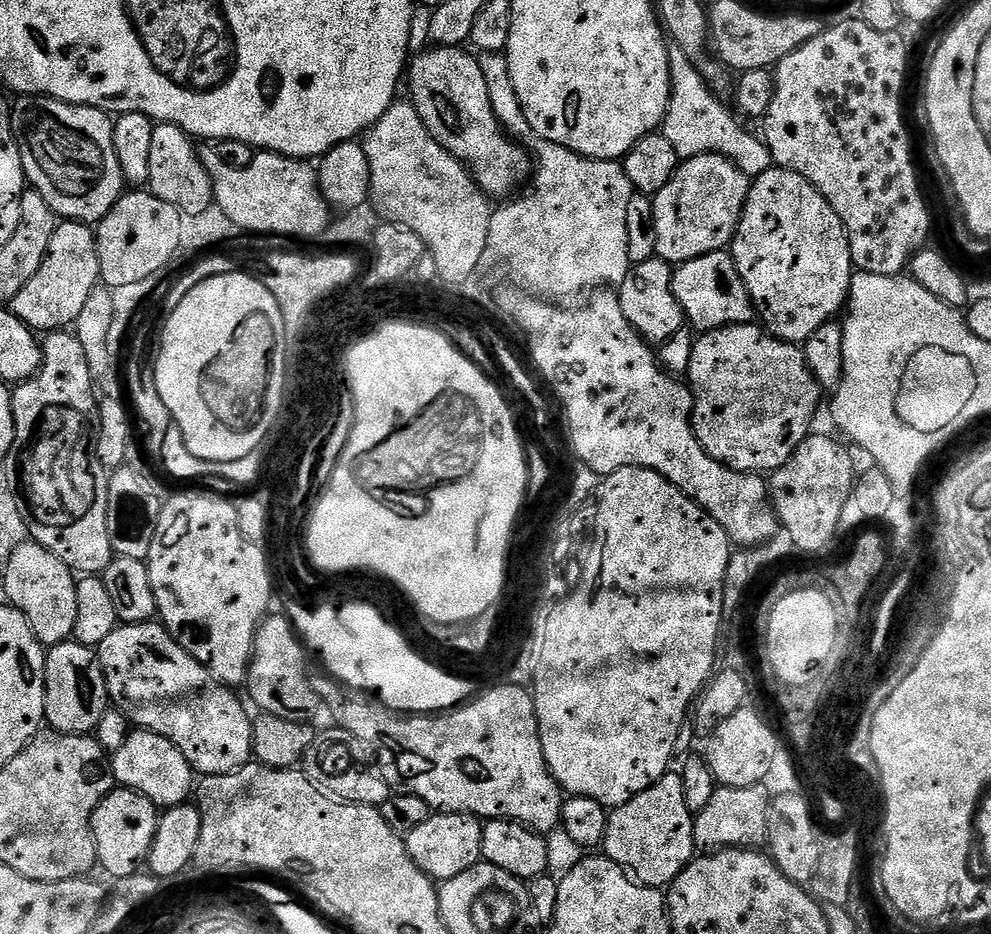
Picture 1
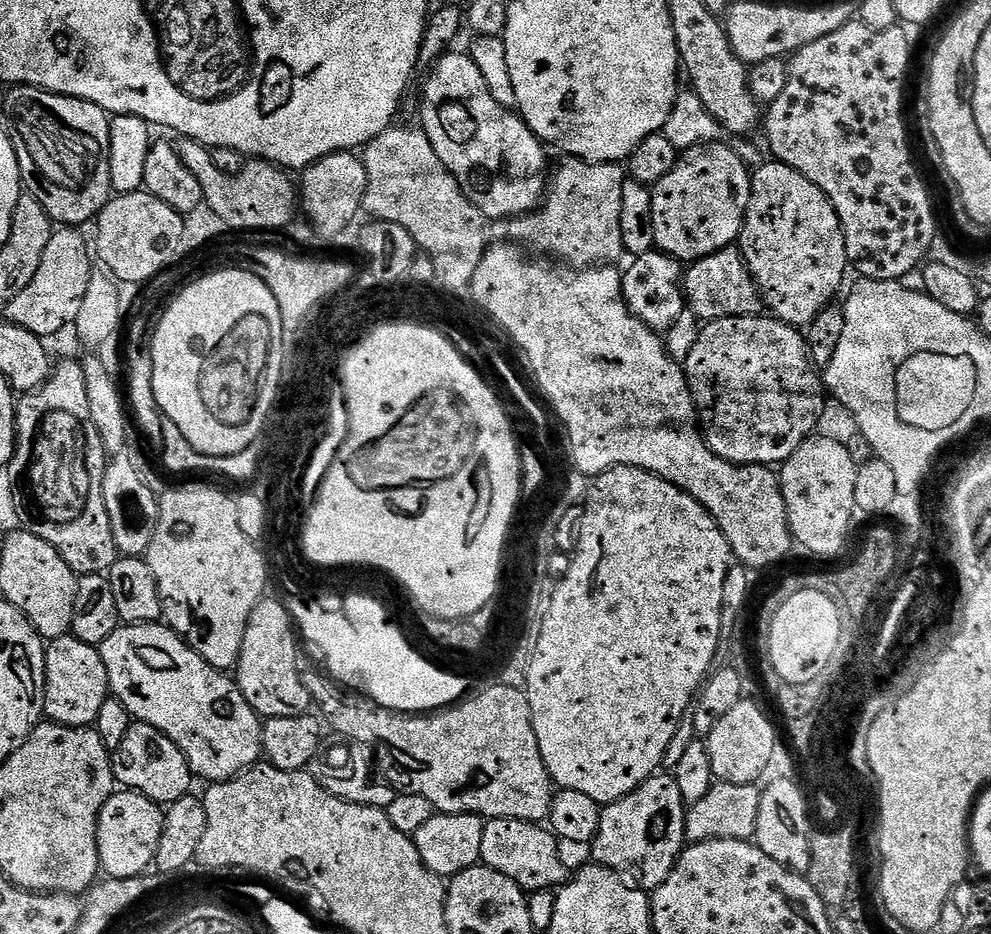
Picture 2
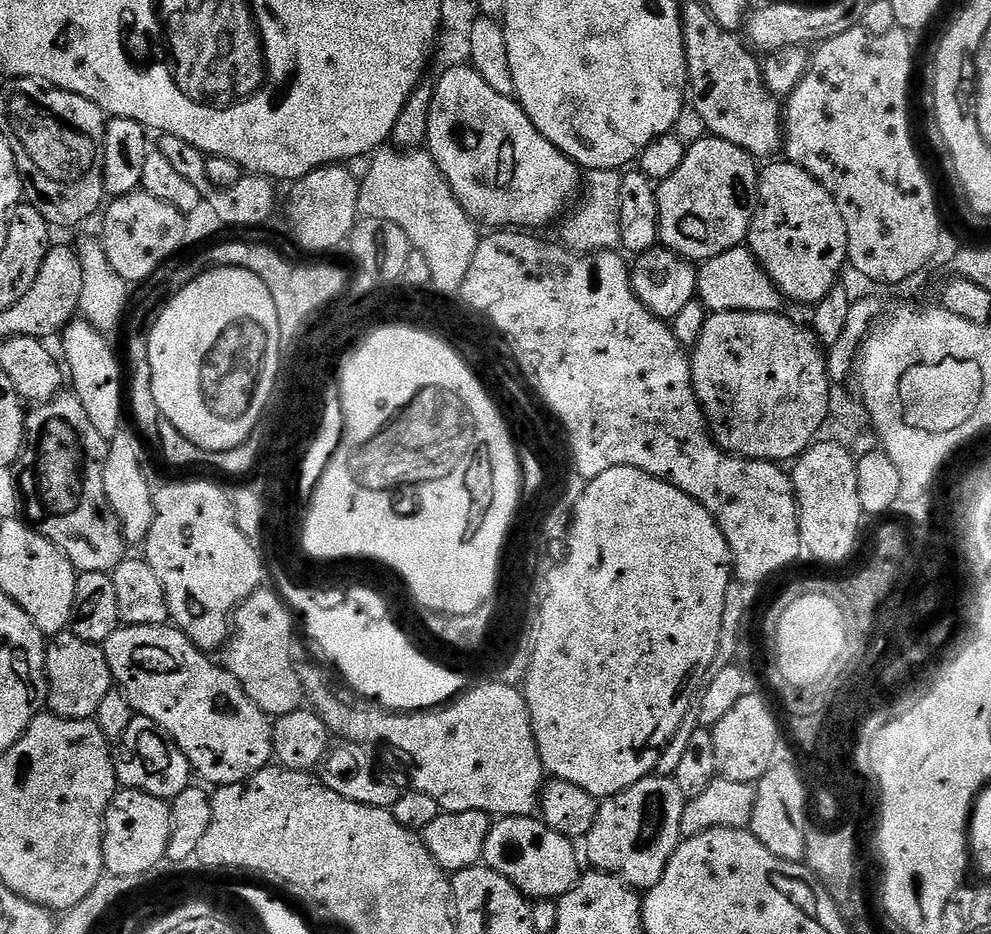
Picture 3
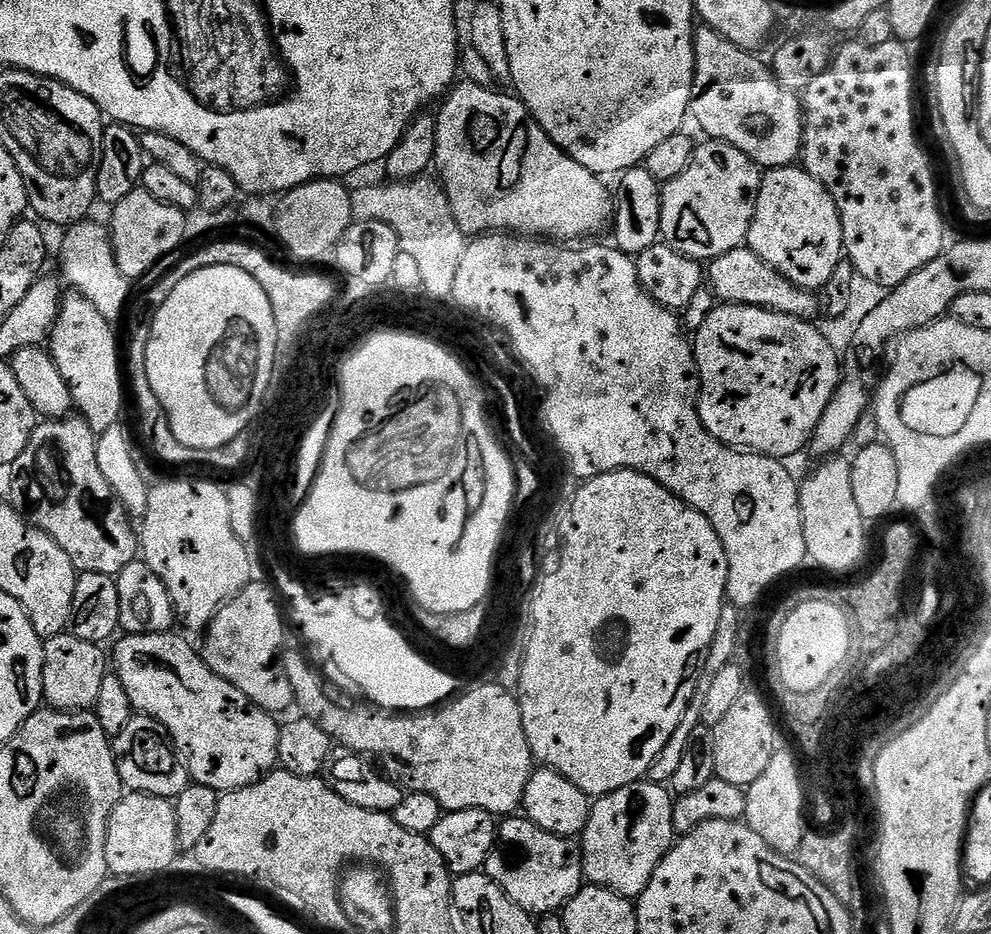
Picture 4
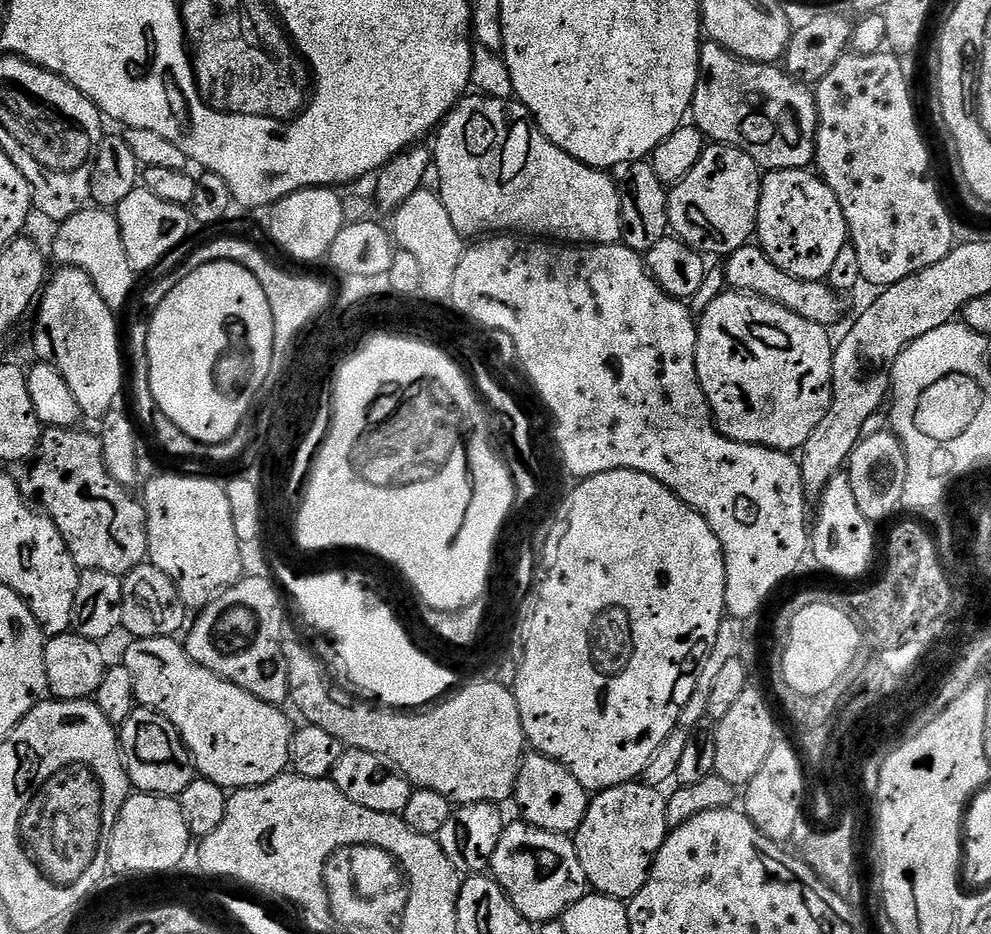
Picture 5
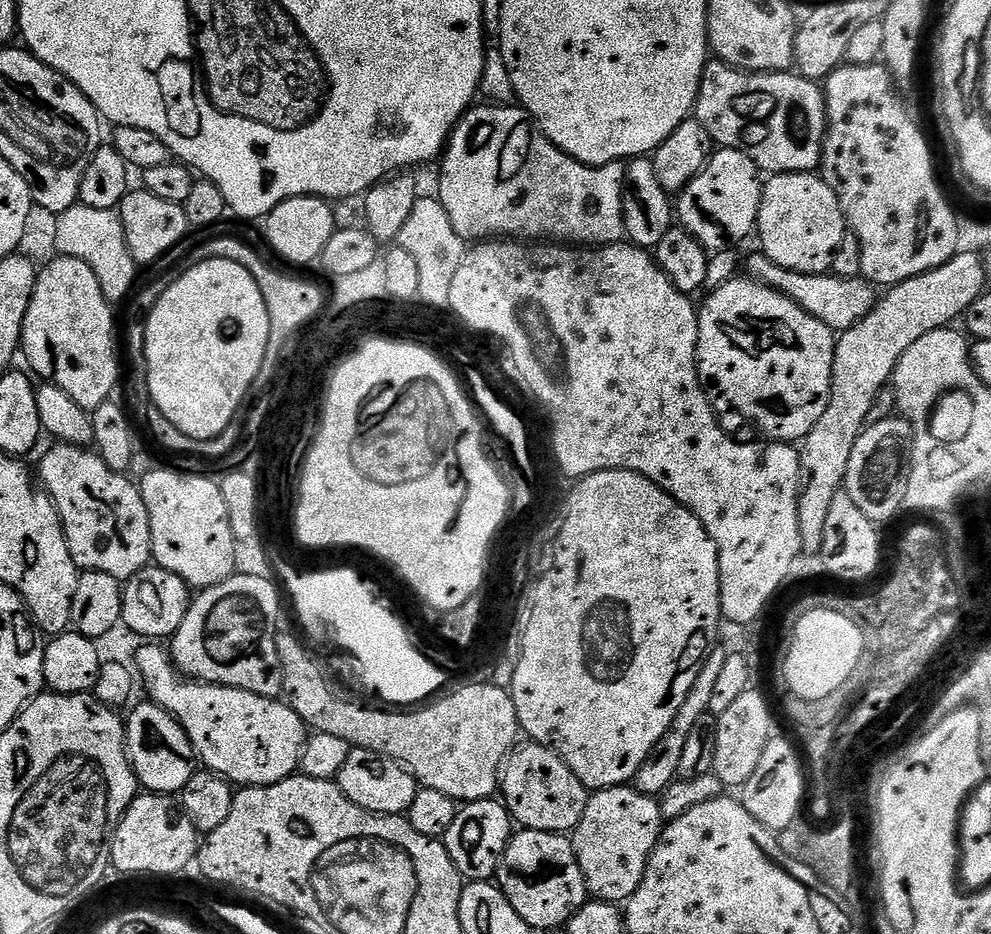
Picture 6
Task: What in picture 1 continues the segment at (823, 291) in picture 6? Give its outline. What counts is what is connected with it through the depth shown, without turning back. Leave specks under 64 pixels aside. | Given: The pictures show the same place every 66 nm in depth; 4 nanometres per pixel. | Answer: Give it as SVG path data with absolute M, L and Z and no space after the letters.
M731 251L702 254L690 262L679 265L672 273L672 289L674 298L678 298L678 306L682 306L685 321L697 333L713 332L716 328L725 328L731 324L751 324L754 320L752 299L746 290L746 282L738 274L736 263L732 261Z

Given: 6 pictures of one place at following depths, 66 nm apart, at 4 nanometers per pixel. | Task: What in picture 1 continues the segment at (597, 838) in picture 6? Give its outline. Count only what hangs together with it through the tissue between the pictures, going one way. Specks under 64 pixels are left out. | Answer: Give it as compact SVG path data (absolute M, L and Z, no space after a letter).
M670 770L661 780L654 782L654 786L642 790L642 794L630 798L630 802L609 811L602 852L631 873L637 884L663 889L675 882L678 874L682 874L682 870L698 852L694 842L694 813L690 806L686 806L679 771Z

